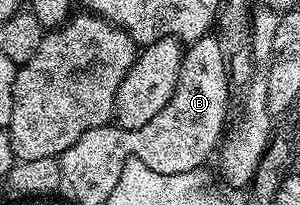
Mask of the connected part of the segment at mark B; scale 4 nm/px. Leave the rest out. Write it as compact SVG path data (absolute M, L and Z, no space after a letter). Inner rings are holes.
M208 34L198 38L195 42L190 43L184 51L182 66L178 72L177 87L175 87L169 103L165 104L161 112L157 112L157 116L153 116L152 120L137 129L121 129L118 125L111 124L111 154L115 154L115 158L123 158L126 162L131 157L138 158L153 172L166 175L200 169L204 165L203 161L210 155L211 157L214 155L222 141L229 120L229 114L227 118L229 88L231 89L231 81L227 71L226 54L223 53L218 37ZM174 144L177 146L175 160L173 160L172 148Z

